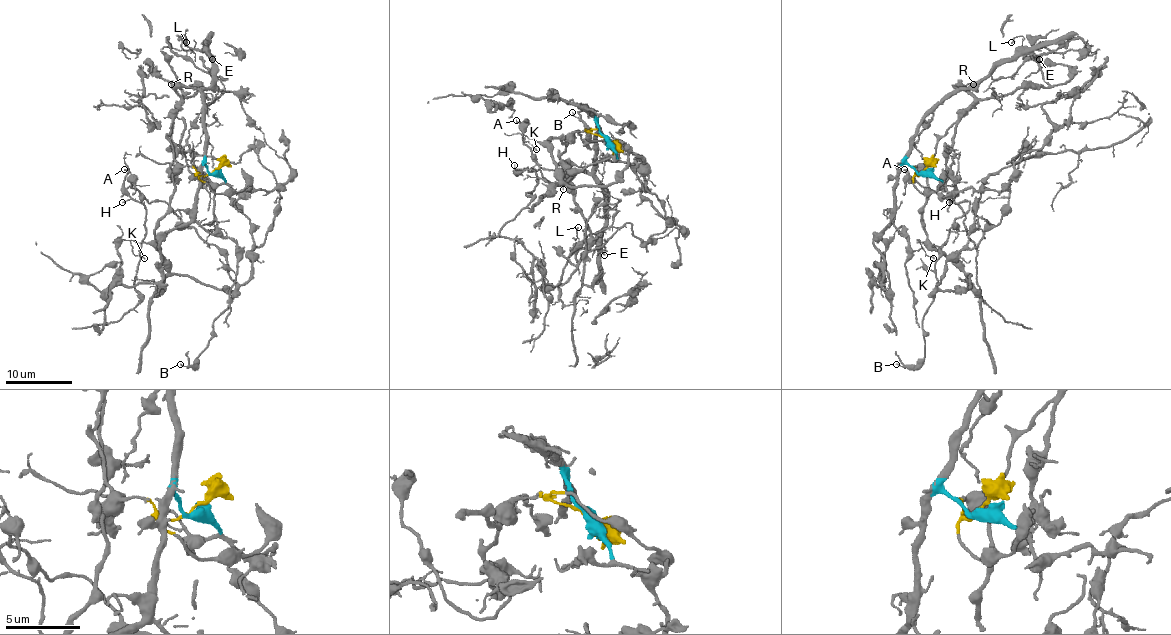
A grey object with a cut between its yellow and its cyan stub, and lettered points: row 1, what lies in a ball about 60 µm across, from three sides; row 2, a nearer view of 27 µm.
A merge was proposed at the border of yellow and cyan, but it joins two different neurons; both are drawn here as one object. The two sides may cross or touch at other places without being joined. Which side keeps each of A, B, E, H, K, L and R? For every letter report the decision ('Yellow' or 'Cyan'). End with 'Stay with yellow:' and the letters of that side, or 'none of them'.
A: Yellow
B: Yellow
E: Cyan
H: Yellow
K: Yellow
L: Cyan
R: Cyan
Stay with yellow: A, B, H, K

